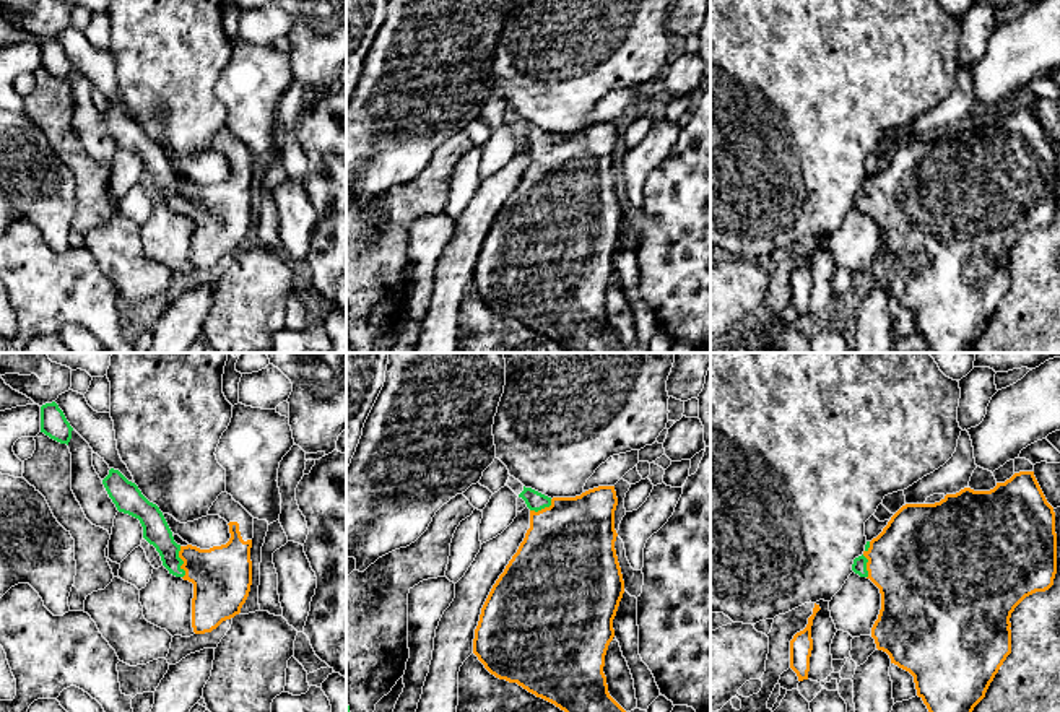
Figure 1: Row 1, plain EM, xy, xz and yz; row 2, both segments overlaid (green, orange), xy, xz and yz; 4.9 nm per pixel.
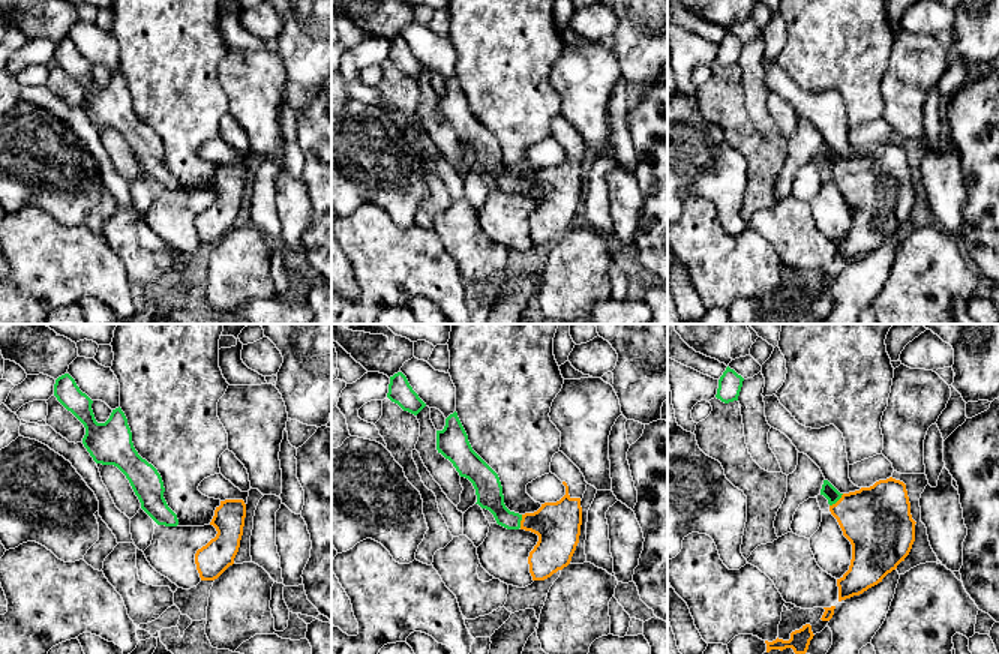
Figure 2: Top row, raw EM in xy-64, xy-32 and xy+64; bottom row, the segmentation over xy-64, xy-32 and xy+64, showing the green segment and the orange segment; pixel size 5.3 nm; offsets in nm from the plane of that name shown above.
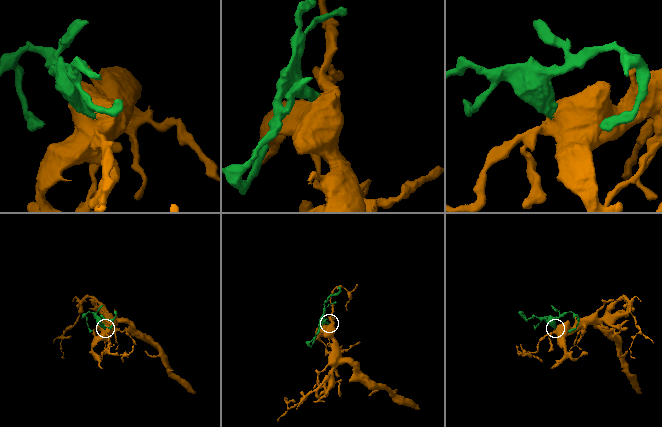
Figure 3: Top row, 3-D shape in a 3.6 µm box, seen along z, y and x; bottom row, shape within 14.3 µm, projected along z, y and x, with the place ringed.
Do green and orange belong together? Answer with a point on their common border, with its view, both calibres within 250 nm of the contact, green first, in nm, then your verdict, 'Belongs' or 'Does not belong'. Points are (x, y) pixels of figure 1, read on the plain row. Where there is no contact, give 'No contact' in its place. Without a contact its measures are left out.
Touches green at xy (182, 199). Thickness 140 nm (green) against 300 nm. Belongs

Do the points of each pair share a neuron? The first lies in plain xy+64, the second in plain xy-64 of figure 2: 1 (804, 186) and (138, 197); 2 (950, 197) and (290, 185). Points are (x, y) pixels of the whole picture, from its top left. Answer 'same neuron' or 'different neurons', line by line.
1: same neuron
2: same neuron

